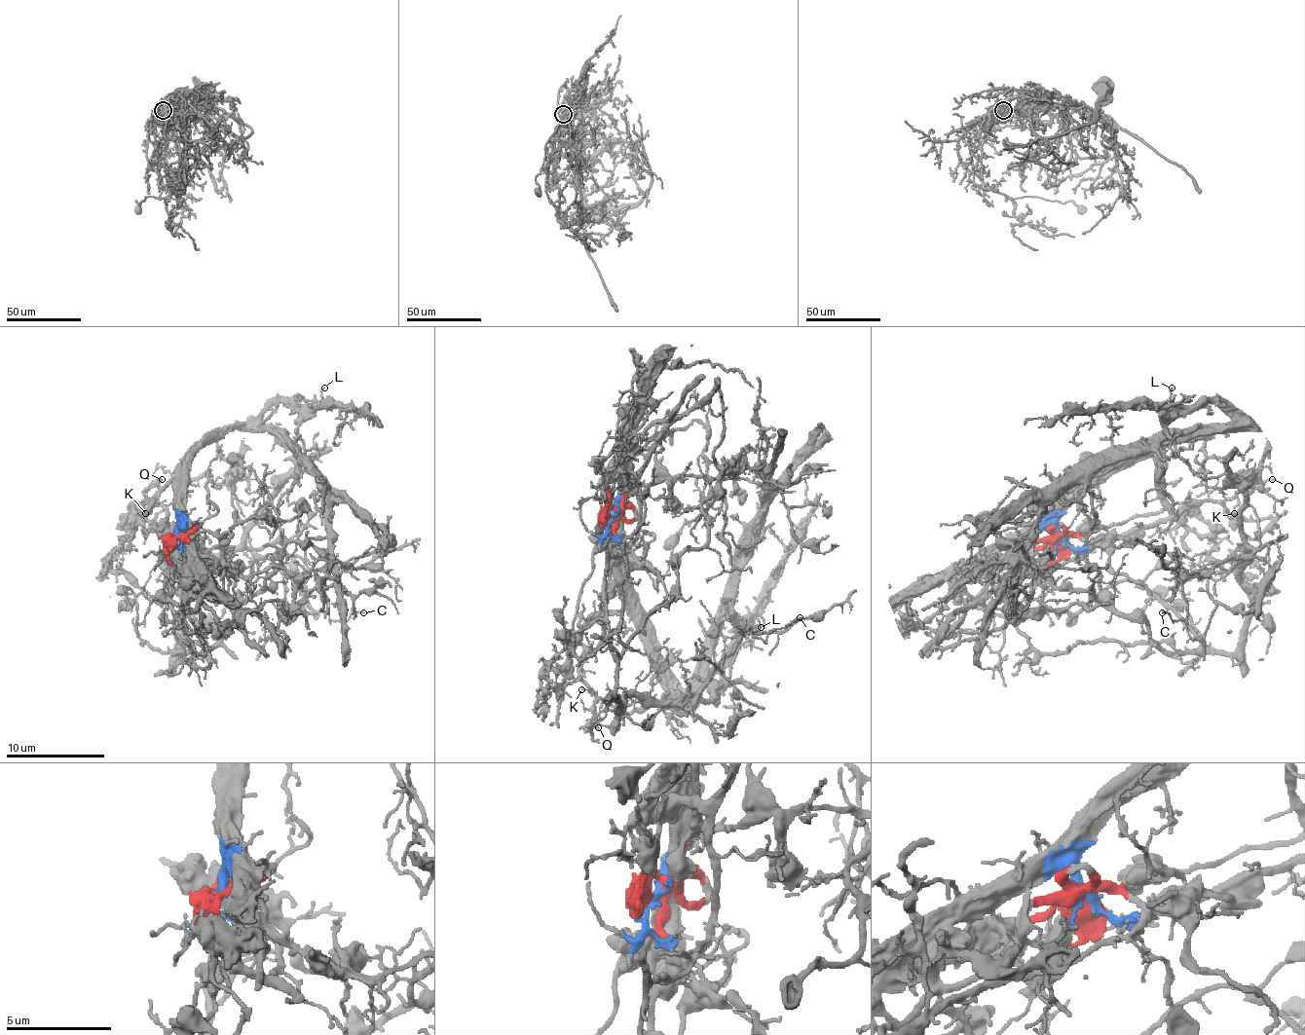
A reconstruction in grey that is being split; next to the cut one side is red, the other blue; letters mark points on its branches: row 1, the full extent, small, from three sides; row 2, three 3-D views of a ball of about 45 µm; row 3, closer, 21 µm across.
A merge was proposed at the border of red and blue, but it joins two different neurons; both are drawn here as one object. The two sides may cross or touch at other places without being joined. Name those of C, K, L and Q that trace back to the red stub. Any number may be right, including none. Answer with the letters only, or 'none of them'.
K, Q

